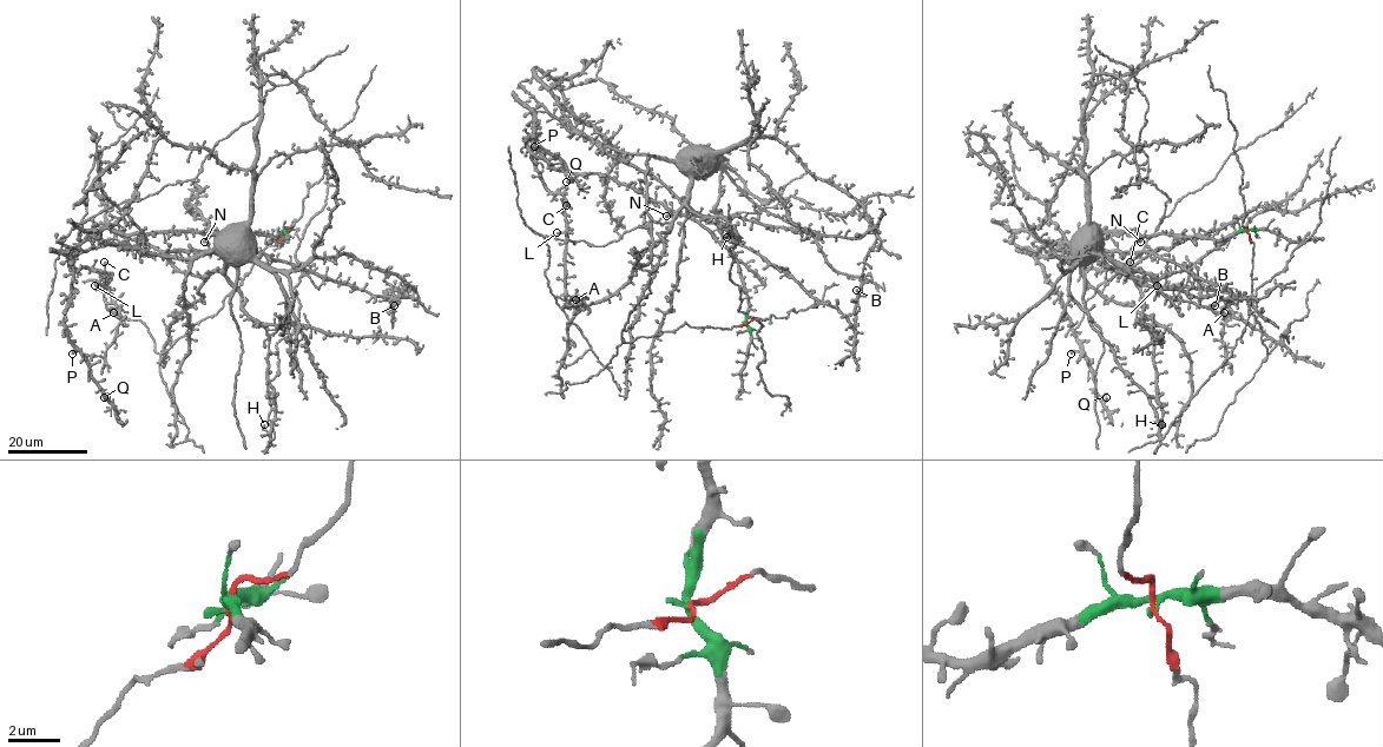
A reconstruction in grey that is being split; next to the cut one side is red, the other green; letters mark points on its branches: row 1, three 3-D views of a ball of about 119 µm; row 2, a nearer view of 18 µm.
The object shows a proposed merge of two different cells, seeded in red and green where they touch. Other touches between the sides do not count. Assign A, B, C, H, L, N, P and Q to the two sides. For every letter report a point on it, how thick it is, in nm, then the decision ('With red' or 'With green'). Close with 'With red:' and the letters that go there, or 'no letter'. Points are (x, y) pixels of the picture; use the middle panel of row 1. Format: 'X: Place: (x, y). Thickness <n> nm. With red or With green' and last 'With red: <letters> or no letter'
A: Place: (575, 299). Thickness 320 nm. With green
B: Place: (856, 290). Thickness 380 nm. With red
C: Place: (566, 205). Thickness 320 nm. With green
H: Place: (726, 237). Thickness 400 nm. With red
L: Place: (557, 232). Thickness 400 nm. With green
N: Place: (666, 216). Thickness 400 nm. With green
P: Place: (534, 146). Thickness 400 nm. With green
Q: Place: (566, 182). Thickness 380 nm. With green
With red: B, H

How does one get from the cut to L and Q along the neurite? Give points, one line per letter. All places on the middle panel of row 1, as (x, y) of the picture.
L: (745, 322), (738, 262), (704, 227), (607, 177), (570, 172), (534, 138), (534, 167), (565, 199), (557, 232)
Q: (745, 322), (730, 251), (630, 186), (570, 172), (539, 144), (533, 113), (527, 146), (566, 182)

